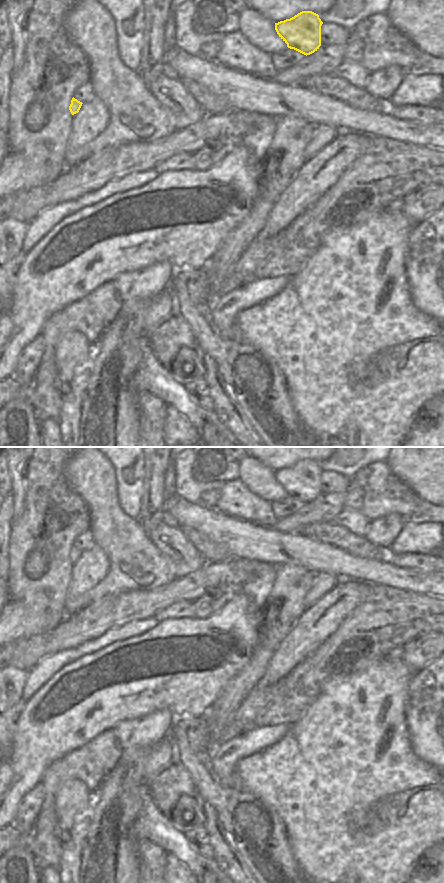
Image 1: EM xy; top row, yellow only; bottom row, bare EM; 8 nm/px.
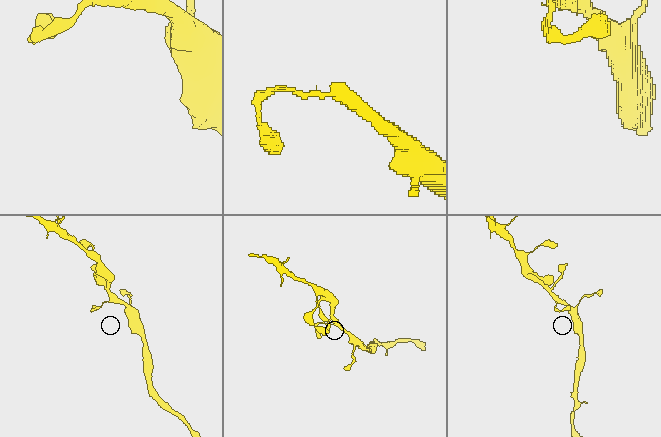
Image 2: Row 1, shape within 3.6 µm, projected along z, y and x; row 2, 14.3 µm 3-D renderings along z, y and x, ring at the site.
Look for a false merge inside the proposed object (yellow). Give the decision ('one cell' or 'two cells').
one cell

